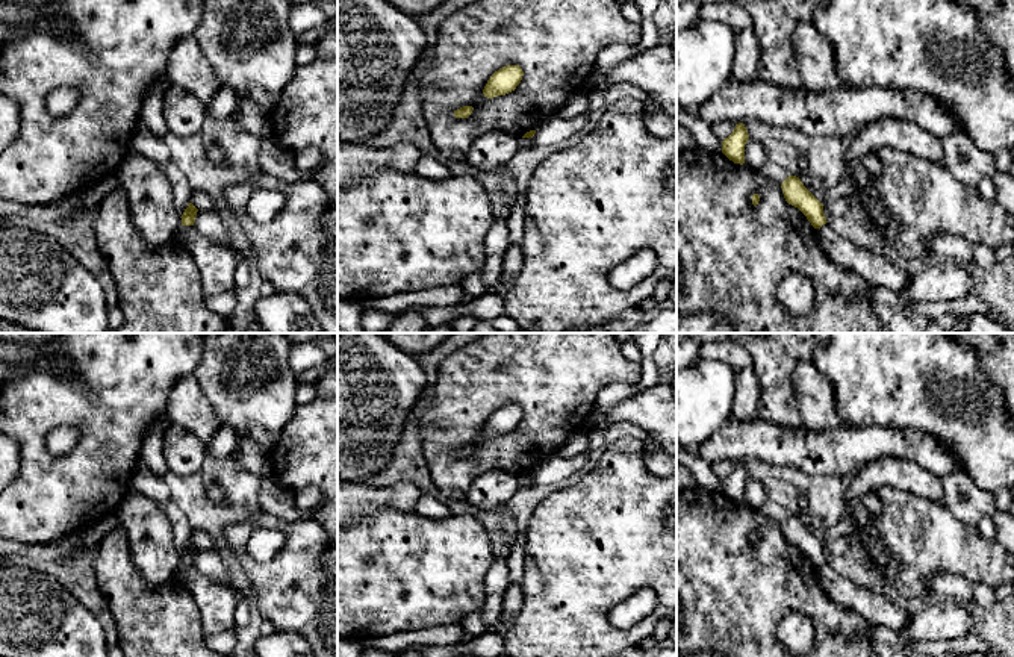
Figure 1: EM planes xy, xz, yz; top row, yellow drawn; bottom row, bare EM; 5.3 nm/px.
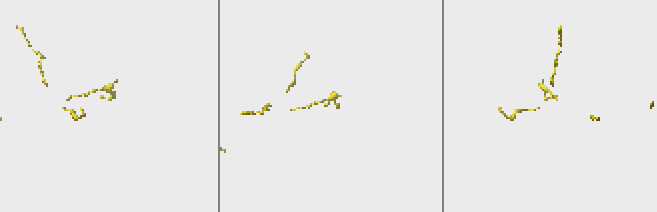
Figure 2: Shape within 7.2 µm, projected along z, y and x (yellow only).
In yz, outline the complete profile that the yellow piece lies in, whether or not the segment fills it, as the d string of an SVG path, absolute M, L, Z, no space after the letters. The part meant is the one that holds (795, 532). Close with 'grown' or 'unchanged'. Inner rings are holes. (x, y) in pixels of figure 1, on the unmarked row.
M788 515L782 522L782 533L788 543L798 546L814 568L826 563L823 543L804 525L799 516Z; unchanged

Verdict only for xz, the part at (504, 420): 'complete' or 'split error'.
complete

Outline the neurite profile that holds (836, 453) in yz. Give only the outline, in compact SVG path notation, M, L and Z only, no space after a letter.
M733 416L696 451L710 465L752 457L831 478L855 475L864 465L888 456L916 462L938 477L961 471L958 459L935 436L879 425L811 431L785 428L760 418L739 421Z

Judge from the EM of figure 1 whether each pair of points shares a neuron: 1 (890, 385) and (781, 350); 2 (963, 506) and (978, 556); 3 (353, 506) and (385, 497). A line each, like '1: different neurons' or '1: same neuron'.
1: different neurons
2: different neurons
3: same neuron

